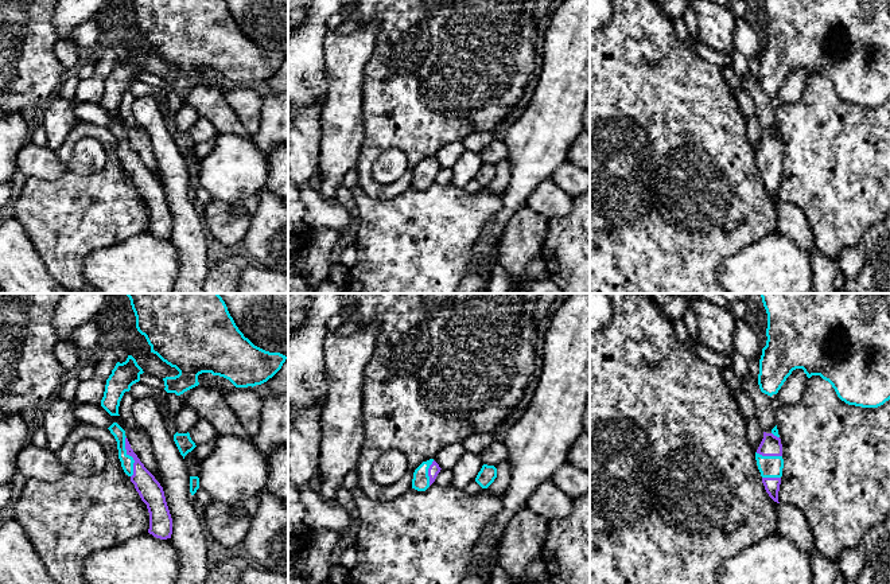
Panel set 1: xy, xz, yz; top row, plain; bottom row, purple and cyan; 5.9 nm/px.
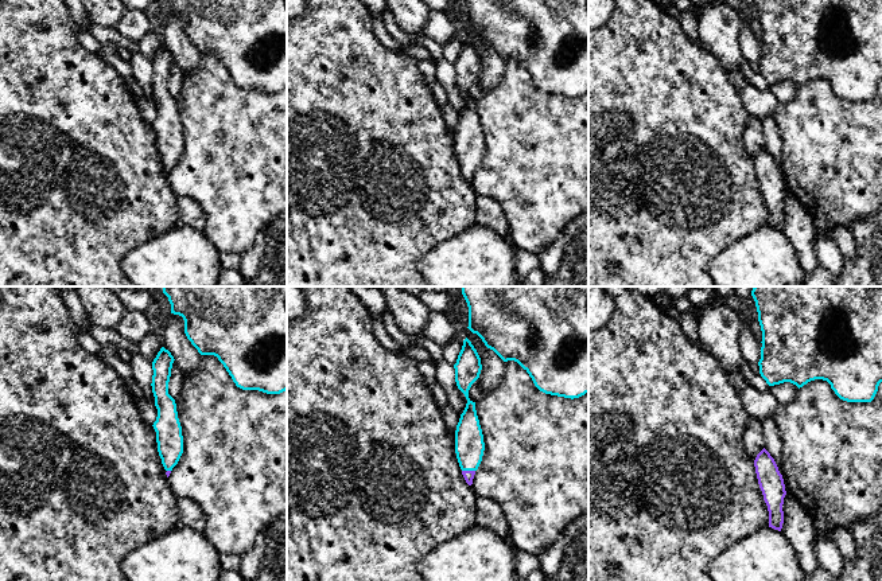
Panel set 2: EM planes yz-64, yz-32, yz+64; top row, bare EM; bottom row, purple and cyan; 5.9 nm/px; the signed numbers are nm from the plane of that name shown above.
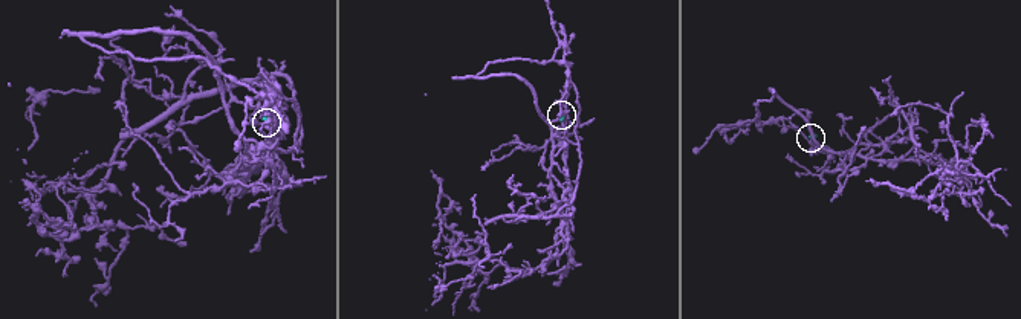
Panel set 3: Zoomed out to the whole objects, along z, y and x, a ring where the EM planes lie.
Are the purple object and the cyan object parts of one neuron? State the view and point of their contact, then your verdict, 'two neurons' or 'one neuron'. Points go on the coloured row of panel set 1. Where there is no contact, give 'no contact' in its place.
meets purple in xy at (131, 455); one neuron

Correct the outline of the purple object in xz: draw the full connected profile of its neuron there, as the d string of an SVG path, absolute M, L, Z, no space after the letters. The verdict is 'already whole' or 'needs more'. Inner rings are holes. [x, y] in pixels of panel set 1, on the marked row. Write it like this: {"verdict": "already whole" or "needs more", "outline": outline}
{"verdict": "needs more", "outline": "M434 459L423 462L413 472L412 488L425 491L435 482L440 470Z"}

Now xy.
{"verdict": "needs more", "outline": "M113 423L108 429L117 441L118 459L124 472L131 478L141 501L147 505L149 513L148 533L160 540L171 538L172 518L163 487L133 452L125 431L117 423Z"}

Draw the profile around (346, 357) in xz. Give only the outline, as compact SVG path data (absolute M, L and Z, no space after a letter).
M380 322L358 328L353 335L330 332L324 340L330 386L320 410L320 462L315 488L324 501L337 501L345 476L358 467L364 441L362 382Z

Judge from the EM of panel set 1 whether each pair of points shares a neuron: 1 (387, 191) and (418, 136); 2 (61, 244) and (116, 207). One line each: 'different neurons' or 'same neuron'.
1: same neuron
2: same neuron

